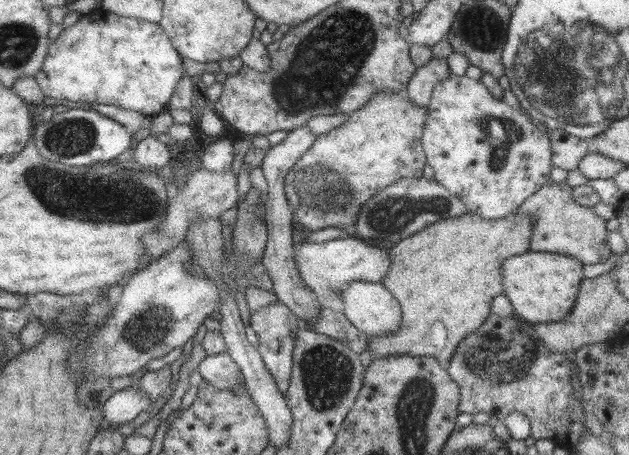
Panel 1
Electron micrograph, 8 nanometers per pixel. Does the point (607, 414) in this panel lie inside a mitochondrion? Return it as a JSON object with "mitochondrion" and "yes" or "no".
{"mitochondrion":"no"}

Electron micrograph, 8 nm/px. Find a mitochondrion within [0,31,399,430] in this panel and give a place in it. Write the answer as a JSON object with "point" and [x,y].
{"point":[82,195]}

